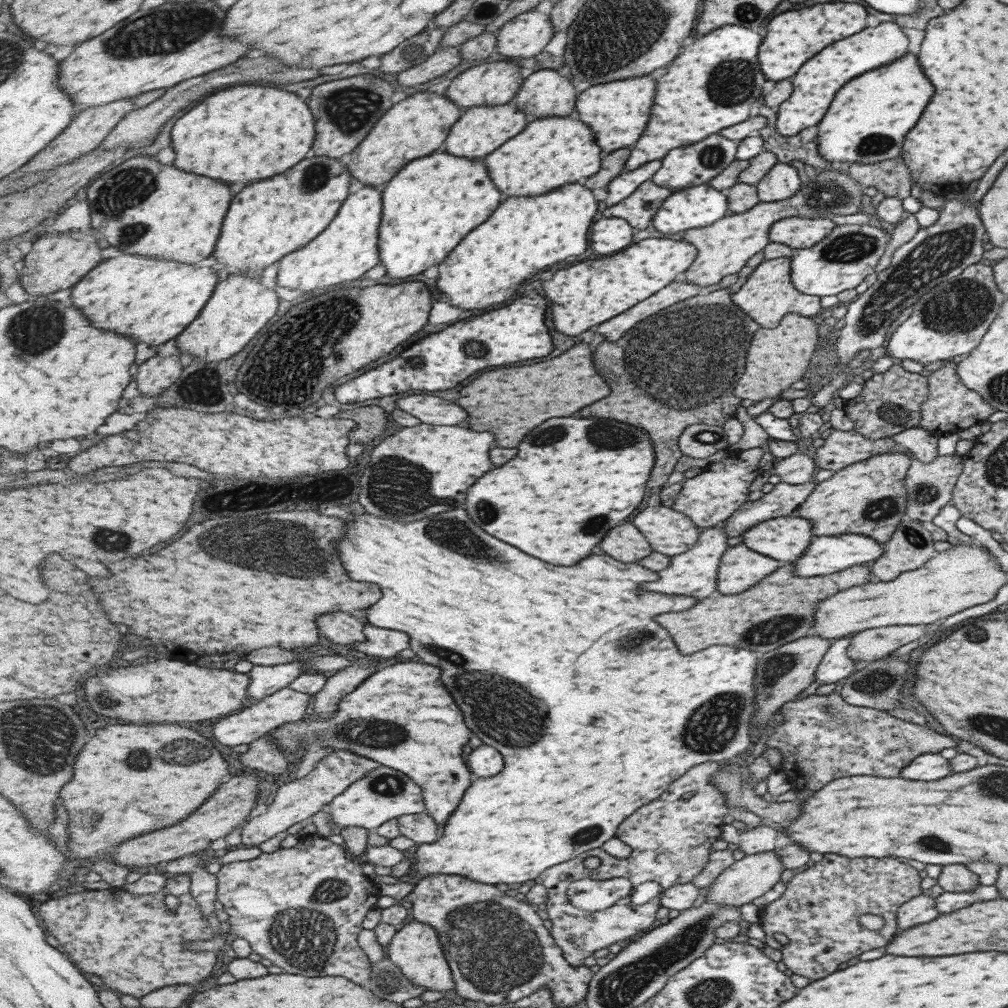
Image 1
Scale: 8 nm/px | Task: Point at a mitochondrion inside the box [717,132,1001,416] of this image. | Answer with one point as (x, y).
(940, 255)

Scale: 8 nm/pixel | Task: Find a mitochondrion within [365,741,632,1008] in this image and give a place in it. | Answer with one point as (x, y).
(494, 946)

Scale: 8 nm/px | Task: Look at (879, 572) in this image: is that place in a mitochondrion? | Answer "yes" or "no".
no

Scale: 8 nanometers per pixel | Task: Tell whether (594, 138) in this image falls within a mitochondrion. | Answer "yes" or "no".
no

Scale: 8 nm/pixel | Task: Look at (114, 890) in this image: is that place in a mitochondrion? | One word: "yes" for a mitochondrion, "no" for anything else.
no

